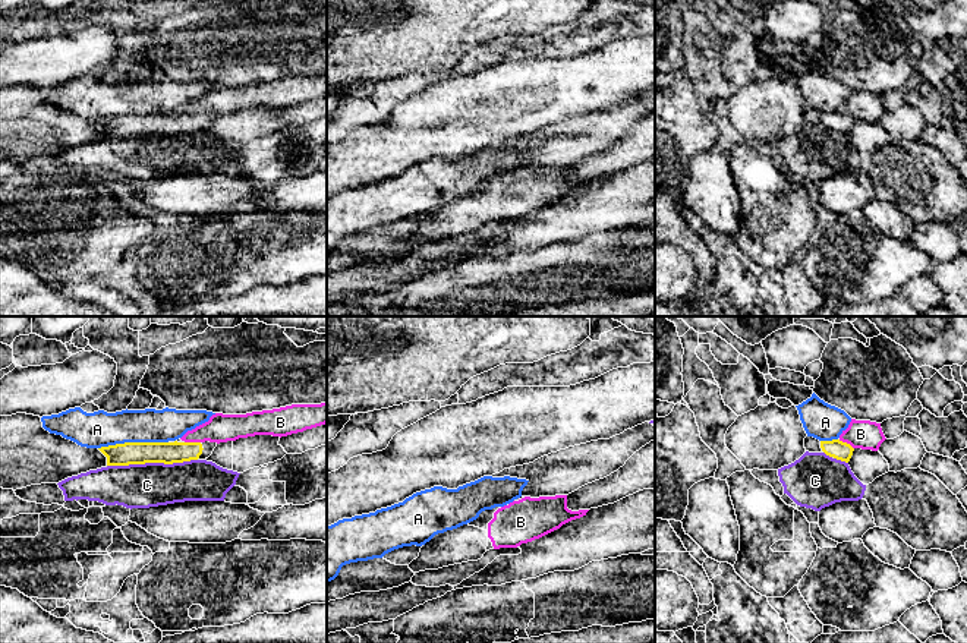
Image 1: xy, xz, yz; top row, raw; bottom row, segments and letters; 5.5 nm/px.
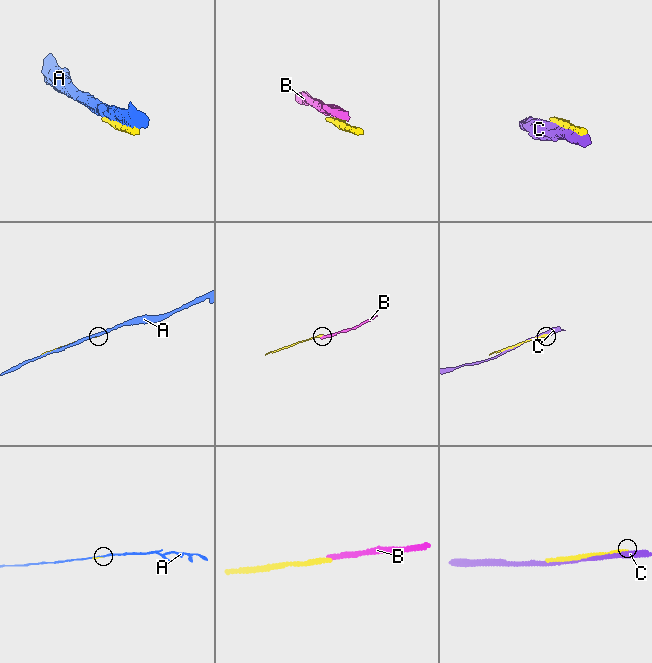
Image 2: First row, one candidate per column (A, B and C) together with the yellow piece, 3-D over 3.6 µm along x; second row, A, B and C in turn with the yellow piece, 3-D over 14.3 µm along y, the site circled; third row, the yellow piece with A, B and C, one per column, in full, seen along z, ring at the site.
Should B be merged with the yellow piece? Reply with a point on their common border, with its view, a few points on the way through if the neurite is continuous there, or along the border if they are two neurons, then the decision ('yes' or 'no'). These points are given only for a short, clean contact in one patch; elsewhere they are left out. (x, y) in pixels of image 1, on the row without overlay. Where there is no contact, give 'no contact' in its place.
meets yellow in xy at (192, 114); border along xy (185, 113), (199, 114); no

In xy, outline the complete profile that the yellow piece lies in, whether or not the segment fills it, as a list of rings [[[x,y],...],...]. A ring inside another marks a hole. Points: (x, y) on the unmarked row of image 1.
[[[125,114],[98,120],[107,129],[107,138],[145,135],[183,135],[208,130],[217,114]]]

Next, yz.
[[[813,108],[804,110],[804,120],[809,124],[825,124],[826,127],[848,135],[854,120],[840,111],[819,113]]]

